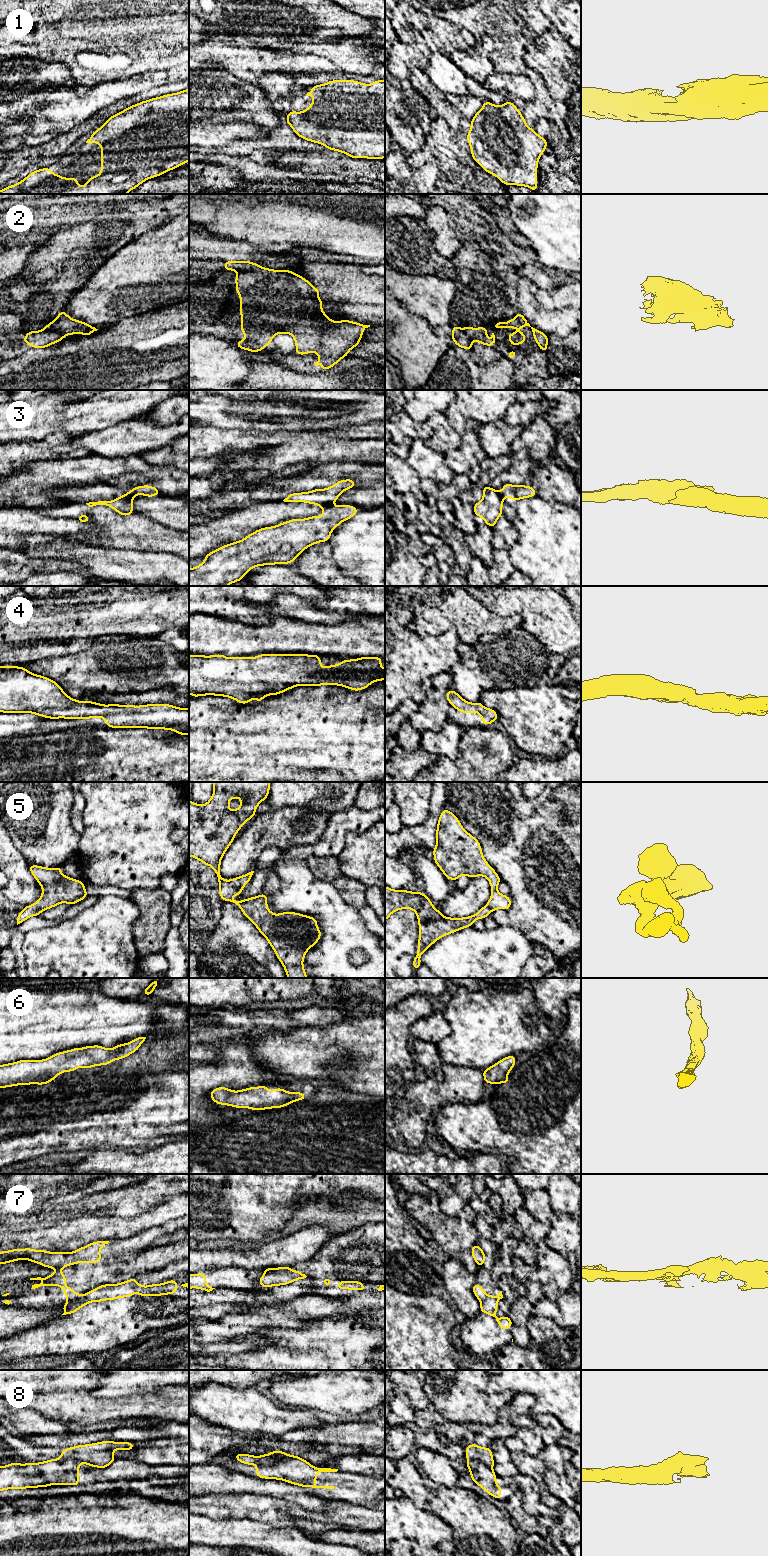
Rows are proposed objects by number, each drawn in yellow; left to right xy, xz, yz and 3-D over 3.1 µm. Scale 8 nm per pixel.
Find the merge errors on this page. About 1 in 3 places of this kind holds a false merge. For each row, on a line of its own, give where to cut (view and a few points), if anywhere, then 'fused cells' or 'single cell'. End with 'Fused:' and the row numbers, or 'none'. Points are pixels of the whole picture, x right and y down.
1: no cut; single cell
2: cut in xy along (43, 329), (66, 334); fused cells
3: cut in xz along (330, 504), (323, 510); fused cells
4: no cut; single cell
5: no cut; single cell
6: no cut; single cell
7: cut in xy along (80, 1295), (68, 1301); fused cells
8: cut in xz along (288, 1454), (270, 1464), (256, 1465); fused cells
Fused: 2, 3, 7, 8

